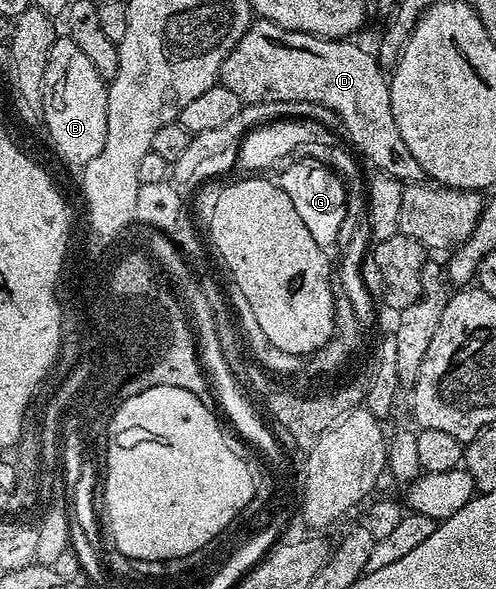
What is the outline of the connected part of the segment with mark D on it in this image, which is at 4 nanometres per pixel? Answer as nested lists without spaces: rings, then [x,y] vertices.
[[[257,19],[245,32],[243,39],[235,43],[231,55],[223,59],[219,83],[227,87],[227,91],[239,95],[239,99],[246,105],[292,101],[325,105],[337,117],[340,128],[345,128],[350,141],[348,144],[362,158],[365,156],[374,165],[372,167],[374,170],[391,175],[402,183],[424,182],[426,175],[423,167],[419,167],[415,155],[407,151],[407,143],[403,143],[403,135],[399,135],[399,127],[395,127],[395,115],[391,115],[391,95],[386,70],[374,54],[372,57],[363,46],[356,45],[355,42],[353,39],[316,37],[310,33],[284,29],[274,21]]]

